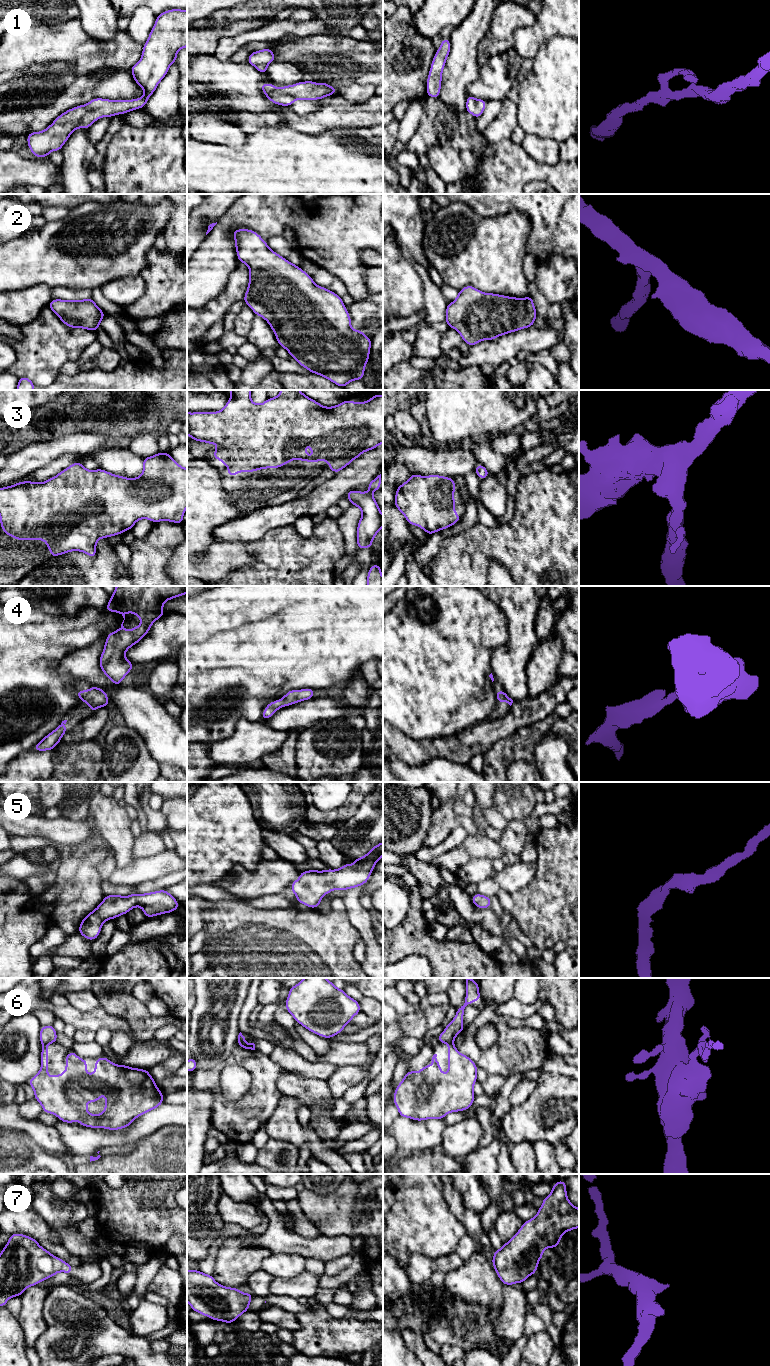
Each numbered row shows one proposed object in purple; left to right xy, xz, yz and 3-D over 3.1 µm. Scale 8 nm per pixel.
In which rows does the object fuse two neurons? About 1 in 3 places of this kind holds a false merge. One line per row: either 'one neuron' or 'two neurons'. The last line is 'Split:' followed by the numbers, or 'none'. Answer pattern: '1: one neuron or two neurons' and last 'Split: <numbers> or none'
1: one neuron
2: one neuron
3: one neuron
4: one neuron
5: one neuron
6: two neurons
7: one neuron
Split: 6

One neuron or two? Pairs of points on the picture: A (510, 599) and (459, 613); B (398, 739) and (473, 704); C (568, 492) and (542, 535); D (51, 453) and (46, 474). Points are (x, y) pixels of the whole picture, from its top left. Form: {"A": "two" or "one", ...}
{"A": "two", "B": "two", "C": "one", "D": "two"}

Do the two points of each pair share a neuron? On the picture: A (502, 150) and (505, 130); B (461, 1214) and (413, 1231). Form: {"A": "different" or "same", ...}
{"A": "different", "B": "different"}

